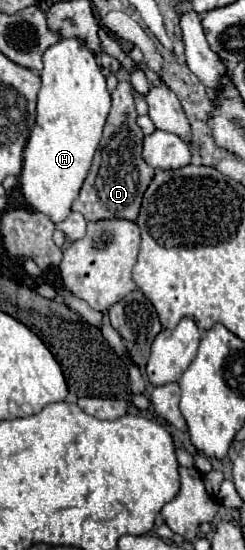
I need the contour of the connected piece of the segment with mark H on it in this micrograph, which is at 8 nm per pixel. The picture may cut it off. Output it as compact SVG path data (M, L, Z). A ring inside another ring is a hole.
M61 39L51 45L43 55L43 63L37 119L23 151L19 187L25 201L57 225L71 213L71 205L89 173L93 153L111 109L111 95L95 55L79 39Z

